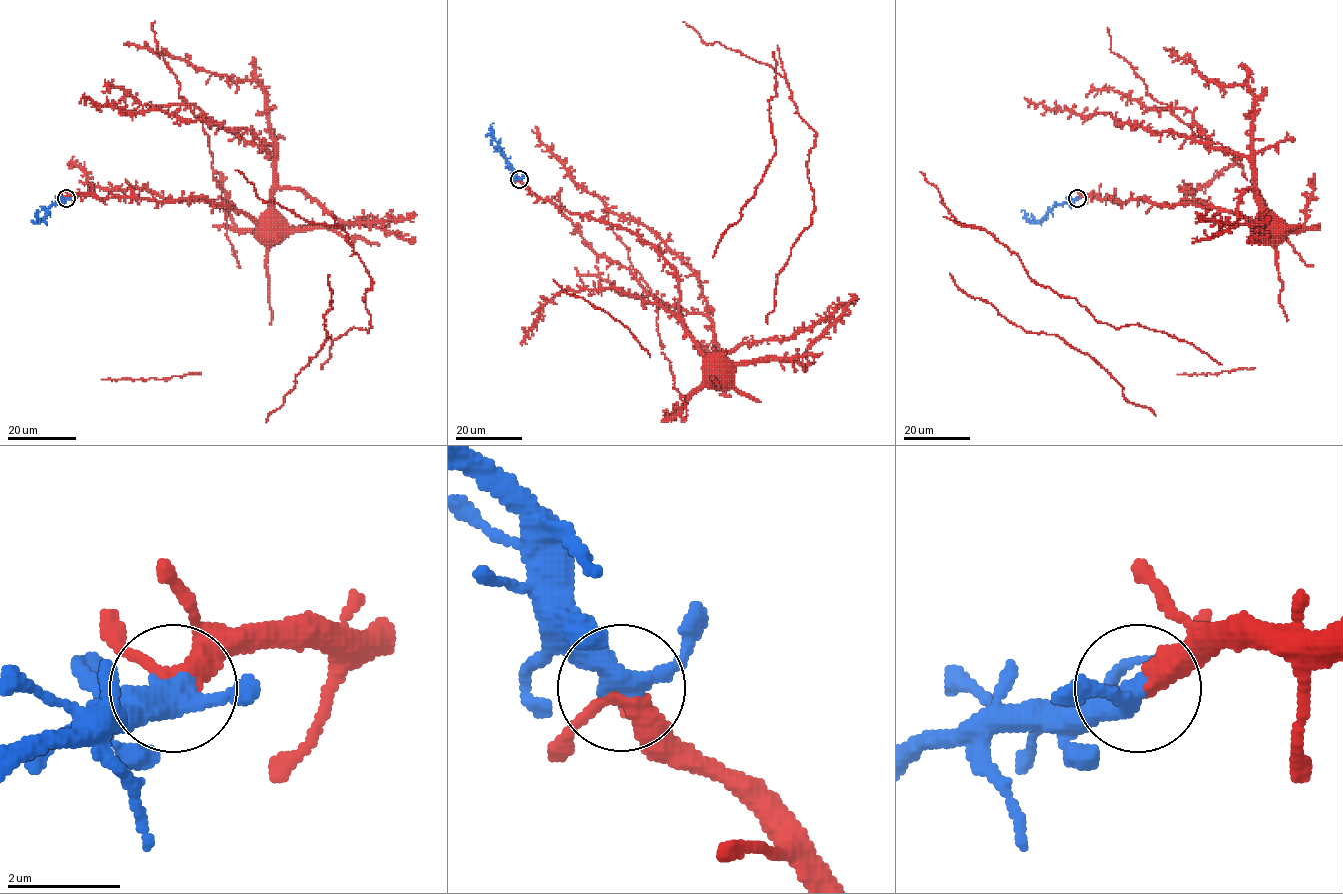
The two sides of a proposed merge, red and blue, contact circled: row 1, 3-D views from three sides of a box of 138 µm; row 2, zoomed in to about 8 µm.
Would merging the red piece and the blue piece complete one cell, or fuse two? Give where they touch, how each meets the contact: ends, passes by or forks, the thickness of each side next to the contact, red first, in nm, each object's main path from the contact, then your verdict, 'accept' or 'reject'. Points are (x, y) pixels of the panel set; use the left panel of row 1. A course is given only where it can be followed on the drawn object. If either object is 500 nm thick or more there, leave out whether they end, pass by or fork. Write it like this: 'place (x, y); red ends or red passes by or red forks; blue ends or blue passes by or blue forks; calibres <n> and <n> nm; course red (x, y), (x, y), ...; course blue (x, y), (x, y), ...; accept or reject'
place (66, 198); red passes by; blue passes by; calibres 300 and 400 nm; course red (66, 198), (94, 195), (169, 201), (205, 197), (231, 203), (234, 209), (266, 226); course blue (66, 198), (53, 204), (40, 221), (37, 210), (39, 212); accept

